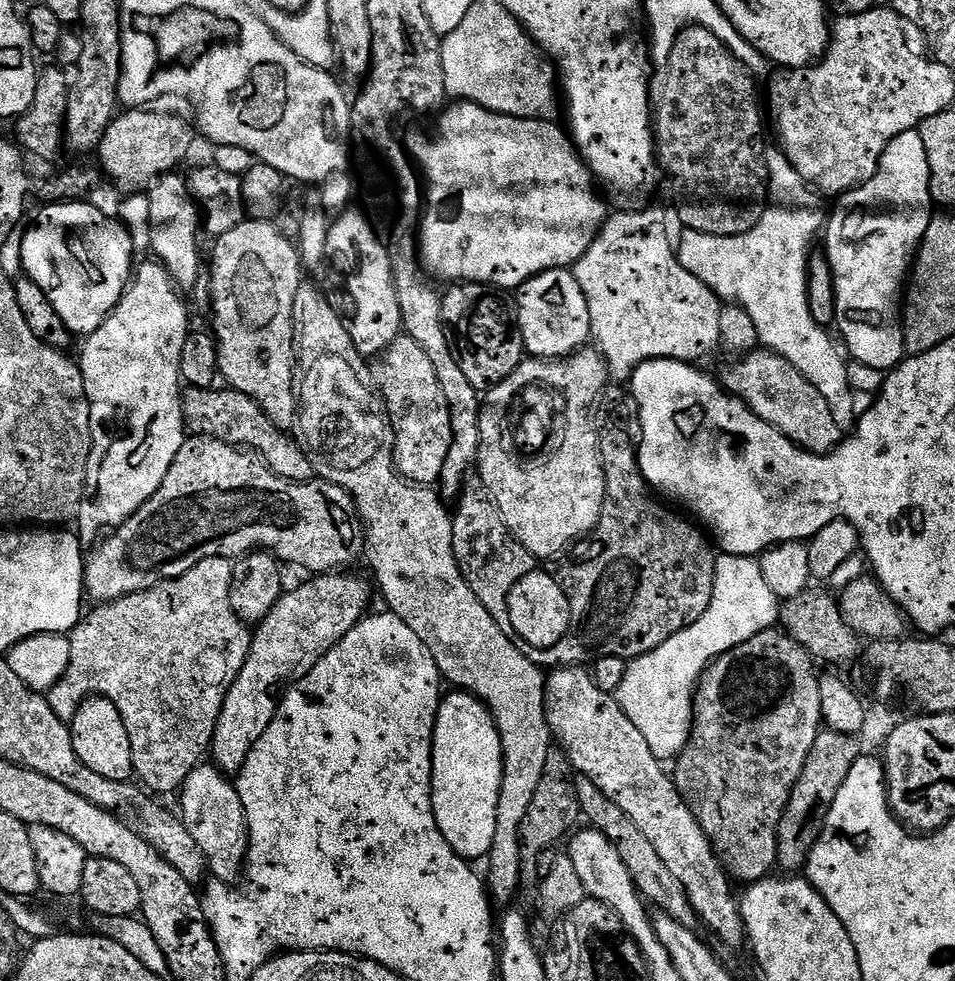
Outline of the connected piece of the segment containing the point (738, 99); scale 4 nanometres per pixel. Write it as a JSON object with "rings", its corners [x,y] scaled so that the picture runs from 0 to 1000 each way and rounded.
{"rings":[[[721,27],[719,29],[715,29],[713,33],[710,35],[710,39],[706,43],[706,51],[702,51],[702,59],[699,60],[699,64],[697,66],[697,72],[699,74],[695,77],[695,91],[691,94],[691,107],[688,105],[685,110],[685,142],[687,144],[687,158],[689,160],[689,167],[692,172],[695,171],[699,174],[699,179],[704,182],[704,200],[708,203],[708,220],[713,224],[713,229],[716,232],[721,232],[723,234],[731,234],[735,239],[743,239],[745,241],[772,241],[773,239],[781,239],[785,234],[790,234],[790,230],[794,230],[794,226],[798,222],[798,218],[800,217],[800,213],[804,211],[806,207],[806,197],[804,194],[804,185],[806,182],[804,177],[804,160],[802,158],[802,150],[800,151],[800,126],[802,130],[802,122],[796,119],[796,110],[798,114],[798,106],[792,103],[792,86],[790,83],[788,74],[783,72],[783,68],[772,59],[772,57],[766,54],[763,49],[756,44],[754,40],[751,39],[750,36],[747,35],[743,31],[739,31],[738,29],[730,29],[728,27]]]}

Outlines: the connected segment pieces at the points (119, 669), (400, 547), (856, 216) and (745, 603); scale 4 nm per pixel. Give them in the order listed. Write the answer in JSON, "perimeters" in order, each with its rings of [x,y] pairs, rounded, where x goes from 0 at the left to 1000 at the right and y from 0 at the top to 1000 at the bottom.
{"perimeters":[[[[231,567],[228,569],[216,569],[212,573],[207,573],[207,577],[195,581],[195,585],[187,587],[185,591],[171,591],[169,595],[163,595],[160,599],[154,599],[123,612],[114,612],[97,619],[101,621],[93,628],[91,625],[71,648],[71,653],[73,654],[73,679],[69,679],[69,685],[65,687],[63,694],[48,707],[52,724],[57,724],[57,728],[61,728],[61,732],[65,732],[68,736],[74,736],[80,725],[84,723],[86,715],[92,713],[93,709],[110,709],[112,714],[119,716],[119,720],[124,720],[124,728],[128,730],[128,736],[132,740],[132,748],[136,752],[138,785],[141,794],[156,808],[187,808],[188,804],[193,802],[197,790],[219,770],[222,753],[224,752],[224,740],[228,736],[228,728],[232,724],[232,716],[237,712],[241,699],[249,691],[249,687],[262,667],[264,644],[252,634],[249,626],[245,626],[245,622],[241,618],[243,576],[243,571],[238,571]]],[[[316,287],[312,292],[312,300],[308,300],[308,324],[306,325],[306,361],[310,365],[310,393],[309,393],[309,402],[310,402],[310,411],[312,413],[312,440],[315,440],[318,443],[318,449],[316,448],[316,456],[319,461],[323,463],[323,470],[327,472],[328,482],[334,488],[338,489],[340,493],[349,493],[350,495],[358,495],[358,499],[362,499],[366,505],[369,505],[369,510],[373,513],[373,520],[377,524],[377,528],[380,534],[380,537],[383,539],[383,571],[385,567],[385,575],[390,578],[390,583],[394,586],[394,591],[392,590],[393,598],[396,600],[397,607],[398,603],[402,607],[402,612],[404,615],[405,623],[410,624],[417,630],[421,630],[421,634],[425,636],[434,644],[437,646],[438,650],[442,651],[442,656],[444,661],[450,663],[451,670],[454,671],[455,677],[460,681],[460,685],[462,690],[469,696],[469,694],[473,697],[472,700],[480,702],[484,705],[492,705],[495,709],[499,709],[509,721],[511,721],[511,727],[517,732],[517,736],[519,737],[519,743],[521,744],[521,748],[524,749],[524,755],[526,756],[526,773],[528,774],[528,784],[526,785],[526,801],[524,802],[524,808],[521,809],[521,830],[519,831],[519,841],[517,842],[517,858],[515,859],[515,865],[511,867],[511,872],[509,874],[509,882],[511,881],[511,893],[509,889],[509,901],[513,906],[513,913],[516,918],[519,917],[532,917],[536,912],[539,911],[540,905],[543,906],[546,904],[545,899],[545,847],[547,846],[547,834],[551,834],[551,826],[555,822],[555,818],[559,813],[560,807],[563,805],[563,797],[568,797],[568,785],[572,785],[572,773],[576,769],[576,765],[580,760],[580,751],[578,749],[578,741],[574,738],[574,720],[573,720],[573,692],[569,682],[565,679],[558,675],[557,672],[551,671],[551,667],[547,667],[545,661],[538,659],[534,650],[530,649],[530,646],[526,644],[526,640],[521,638],[520,632],[515,629],[513,626],[513,622],[509,622],[509,618],[505,618],[505,614],[501,610],[501,606],[496,606],[496,601],[492,601],[492,597],[488,593],[488,589],[484,585],[484,581],[480,577],[480,573],[477,572],[477,566],[475,565],[475,544],[473,543],[473,527],[471,525],[470,519],[465,519],[467,517],[466,511],[463,509],[460,501],[455,496],[452,495],[437,495],[426,489],[423,488],[422,485],[419,484],[418,481],[415,480],[415,441],[410,439],[410,433],[408,431],[407,425],[404,423],[403,413],[400,411],[399,405],[396,403],[395,397],[392,394],[391,388],[390,391],[385,388],[385,383],[381,380],[381,371],[383,371],[382,364],[377,363],[375,361],[375,357],[371,353],[371,349],[366,345],[366,340],[364,339],[364,332],[359,321],[356,322],[351,318],[350,315],[343,311],[343,306],[338,302],[337,299],[334,298],[333,295],[330,294],[329,291],[323,290],[323,287]]],[[[962,134],[940,137],[940,141],[936,141],[936,145],[928,149],[915,181],[879,201],[874,205],[875,213],[869,216],[865,224],[865,235],[862,238],[861,246],[863,245],[864,251],[867,252],[865,260],[875,301],[873,334],[880,337],[879,346],[882,351],[884,346],[883,354],[887,362],[909,375],[918,375],[921,381],[937,375],[949,363],[945,299],[948,297],[957,262],[963,256],[963,248],[968,245],[970,234],[976,225],[978,209],[975,180],[970,148],[965,145]]],[[[755,566],[750,573],[748,606],[743,610],[743,618],[739,626],[735,626],[731,634],[706,646],[706,650],[697,650],[697,654],[681,663],[681,667],[668,669],[657,678],[654,691],[651,692],[651,697],[643,708],[649,715],[655,732],[660,732],[664,740],[668,740],[672,752],[676,752],[681,765],[685,765],[685,769],[692,777],[707,776],[718,760],[725,743],[725,710],[729,707],[733,688],[741,682],[742,677],[750,670],[790,650],[790,646],[809,639],[817,630],[817,617],[818,613],[806,601],[806,597],[802,597],[802,589],[798,589],[796,576],[788,568]]]]}

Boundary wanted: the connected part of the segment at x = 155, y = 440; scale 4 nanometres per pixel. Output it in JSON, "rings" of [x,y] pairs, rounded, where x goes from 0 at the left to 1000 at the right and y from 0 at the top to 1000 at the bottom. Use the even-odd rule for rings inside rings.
{"rings":[[[158,268],[148,273],[146,270],[139,276],[124,312],[103,336],[91,343],[87,348],[88,356],[82,362],[92,403],[96,439],[96,458],[82,527],[82,545],[88,557],[99,556],[114,540],[127,538],[163,503],[165,495],[170,495],[170,487],[174,487],[178,475],[182,475],[182,467],[186,467],[186,459],[191,459],[195,448],[188,366],[199,337],[197,314],[171,269]]]}

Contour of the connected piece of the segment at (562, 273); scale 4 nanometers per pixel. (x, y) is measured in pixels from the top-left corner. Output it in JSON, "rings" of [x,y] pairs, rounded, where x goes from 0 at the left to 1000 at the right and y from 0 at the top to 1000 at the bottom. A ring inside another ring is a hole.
{"rings":[[[577,273],[545,291],[542,301],[540,321],[545,323],[549,357],[554,364],[585,367],[587,363],[608,358],[617,350],[620,340],[618,312],[614,312],[612,302],[601,300],[598,276]]]}

